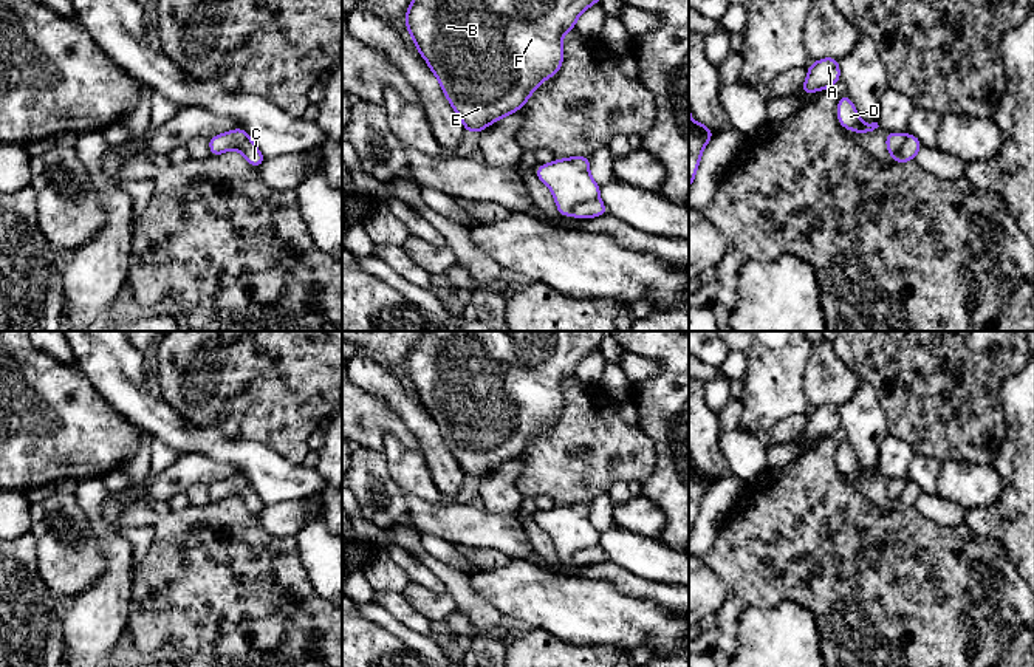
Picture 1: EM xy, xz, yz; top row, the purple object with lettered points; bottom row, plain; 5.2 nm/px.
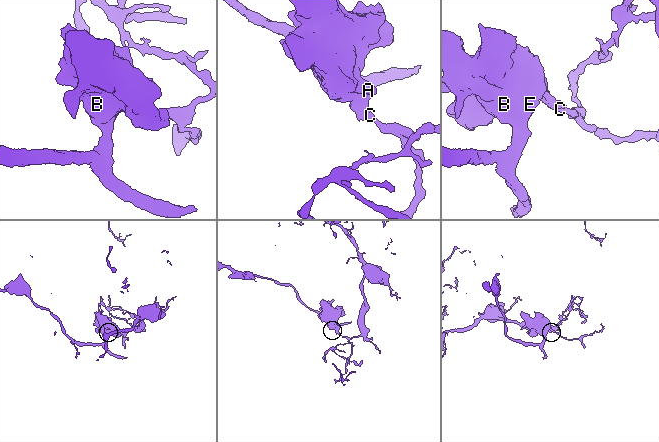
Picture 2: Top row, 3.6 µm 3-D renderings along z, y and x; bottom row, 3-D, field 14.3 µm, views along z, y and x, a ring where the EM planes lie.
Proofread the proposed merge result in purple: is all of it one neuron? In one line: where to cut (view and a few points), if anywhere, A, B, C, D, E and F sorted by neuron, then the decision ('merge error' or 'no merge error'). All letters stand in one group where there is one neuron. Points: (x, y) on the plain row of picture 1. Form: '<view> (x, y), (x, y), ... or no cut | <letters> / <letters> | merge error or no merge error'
xz (598, 543), (581, 548), (571, 560) | A B D E F / C | merge error

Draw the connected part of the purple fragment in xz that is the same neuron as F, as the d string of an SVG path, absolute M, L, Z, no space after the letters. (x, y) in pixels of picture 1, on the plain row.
M424 331L406 359L406 376L437 422L466 478L478 480L503 463L519 458L536 435L563 410L562 384L579 362L599 350L610 331Z

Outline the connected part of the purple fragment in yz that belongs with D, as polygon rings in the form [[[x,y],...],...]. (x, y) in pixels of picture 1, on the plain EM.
[[[847,441],[841,443],[837,447],[837,467],[842,475],[853,477],[859,481],[870,480],[879,474],[878,469],[862,469],[853,447]]]

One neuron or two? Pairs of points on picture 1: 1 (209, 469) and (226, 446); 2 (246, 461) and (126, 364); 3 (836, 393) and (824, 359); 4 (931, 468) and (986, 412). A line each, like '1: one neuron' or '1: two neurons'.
1: two neurons
2: one neuron
3: one neuron
4: two neurons

